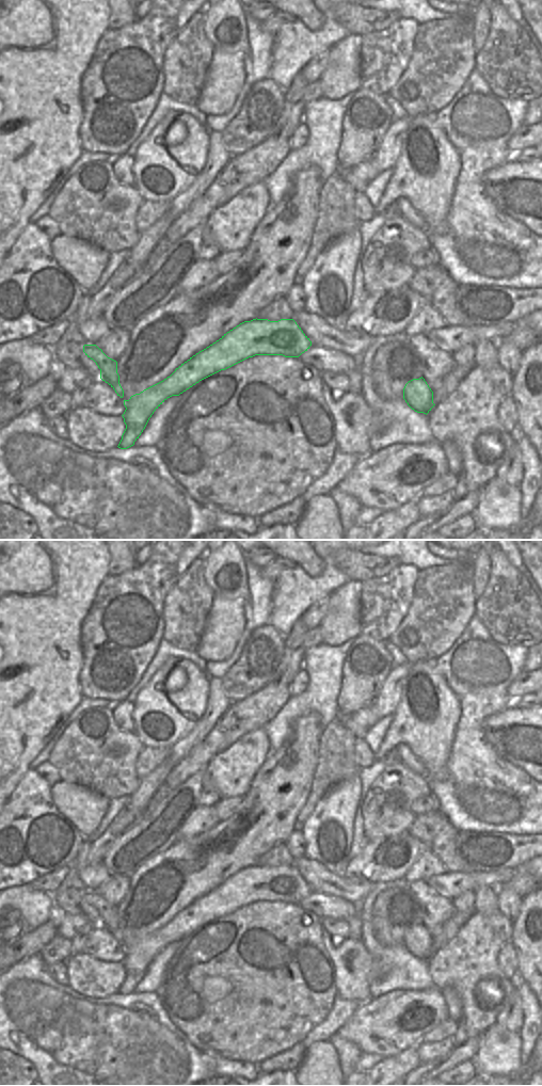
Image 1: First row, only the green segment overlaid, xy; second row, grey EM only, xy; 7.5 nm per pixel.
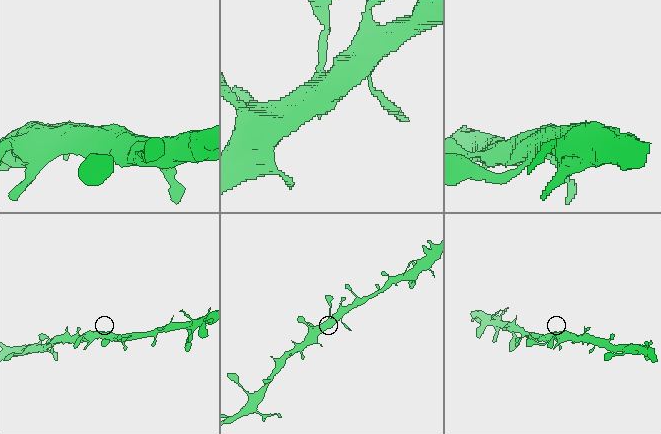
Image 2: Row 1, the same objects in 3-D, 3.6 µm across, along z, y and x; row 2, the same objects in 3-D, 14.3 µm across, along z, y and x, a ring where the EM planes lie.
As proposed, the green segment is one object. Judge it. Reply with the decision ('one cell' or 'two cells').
one cell

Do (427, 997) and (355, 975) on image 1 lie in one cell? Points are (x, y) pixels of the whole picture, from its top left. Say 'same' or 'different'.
different

